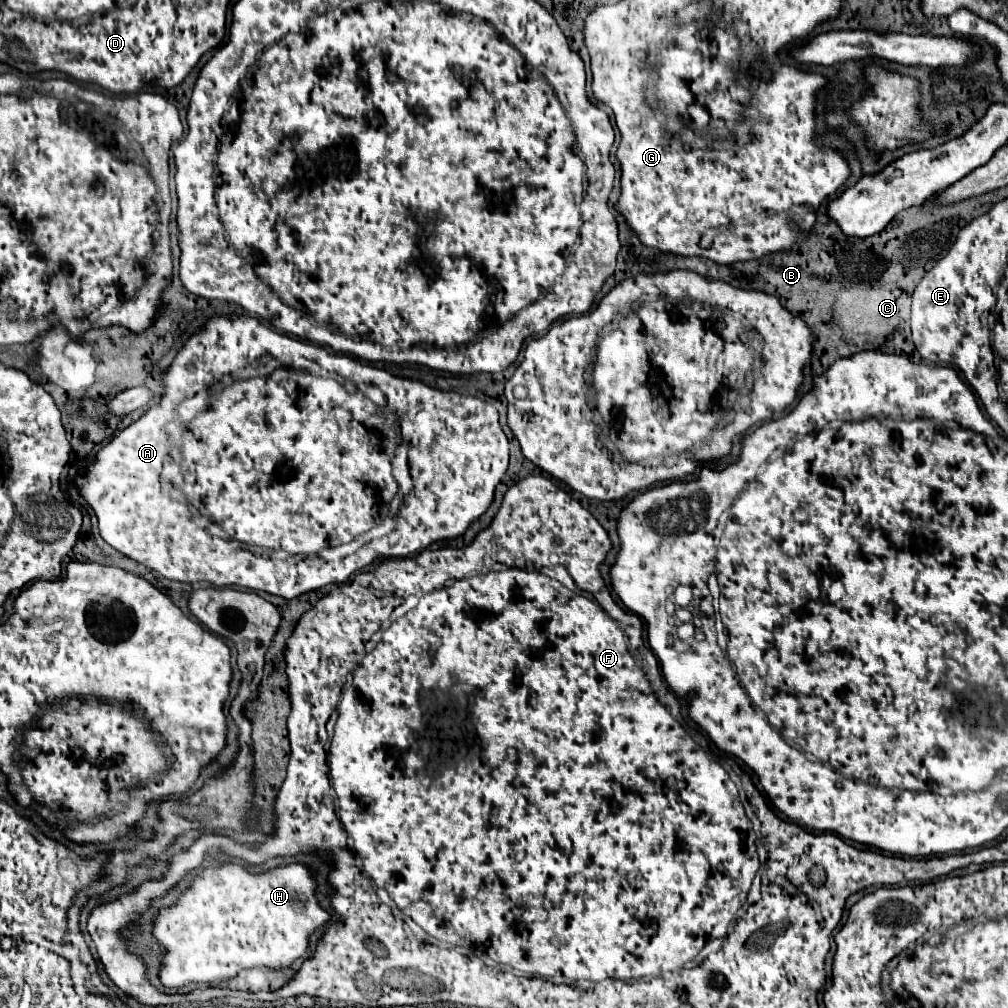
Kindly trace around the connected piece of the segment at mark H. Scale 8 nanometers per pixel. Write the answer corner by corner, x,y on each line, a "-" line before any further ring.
293,863
287,867
271,869
263,875
251,875
239,865
219,865
207,867
195,879
193,887
177,901
175,907
157,913
153,935
165,947
165,961
161,967
161,983
165,987
183,987
189,983
215,985
217,981
227,981
247,967
289,967
295,959
303,957
307,951
307,937
311,931
329,921
329,913
321,909
315,901
315,879
311,871

